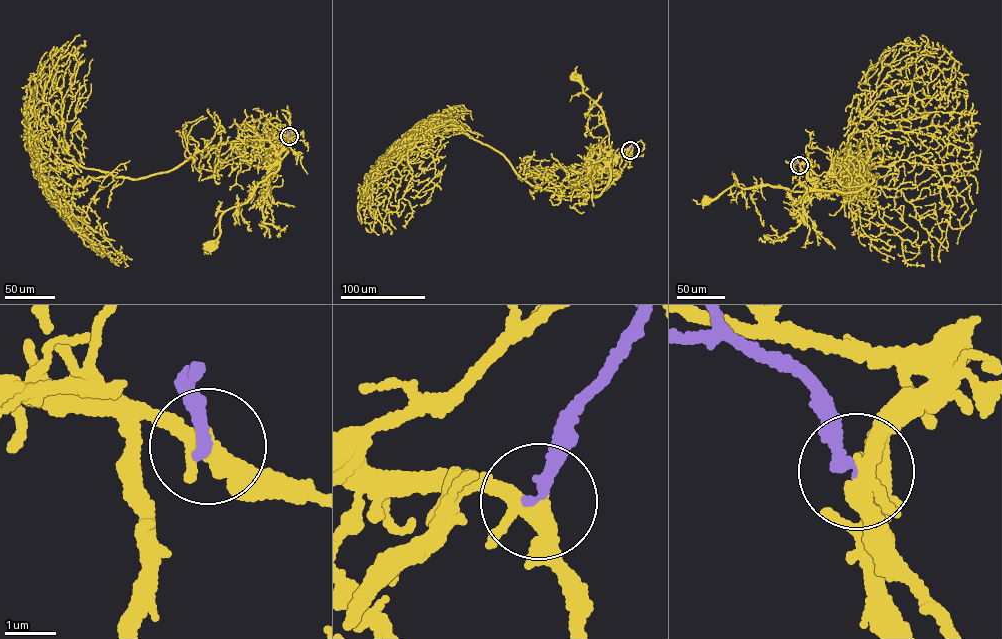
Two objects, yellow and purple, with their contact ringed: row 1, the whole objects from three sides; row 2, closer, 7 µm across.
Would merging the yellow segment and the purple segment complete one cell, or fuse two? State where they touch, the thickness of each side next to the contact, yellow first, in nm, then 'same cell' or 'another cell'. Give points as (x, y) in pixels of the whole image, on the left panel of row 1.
at (289, 136); 280 nm thick on the yellow side, 240 nm on the other; another cell

